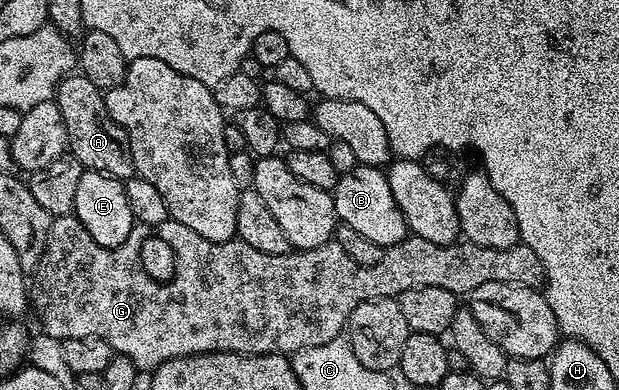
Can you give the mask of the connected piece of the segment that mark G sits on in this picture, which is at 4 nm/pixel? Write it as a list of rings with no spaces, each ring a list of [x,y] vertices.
[[[75,213],[55,216],[50,225],[50,233],[46,237],[44,252],[34,272],[36,280],[33,283],[31,280],[30,283],[30,307],[31,310],[36,310],[36,315],[40,318],[41,325],[44,326],[41,327],[43,334],[59,340],[69,339],[70,337],[102,337],[102,341],[106,341],[106,345],[110,345],[115,354],[130,357],[130,361],[134,361],[137,372],[151,373],[156,370],[158,365],[162,365],[168,359],[177,359],[187,355],[201,355],[211,351],[233,351],[239,355],[275,355],[277,353],[301,351],[314,345],[326,345],[326,341],[341,338],[342,332],[348,326],[350,313],[354,313],[354,309],[358,309],[358,305],[362,301],[390,299],[406,293],[406,289],[422,289],[422,285],[435,285],[437,289],[450,289],[450,293],[454,293],[458,297],[467,297],[471,295],[474,289],[478,289],[478,285],[486,285],[490,281],[535,288],[539,288],[544,281],[544,266],[542,261],[538,261],[538,253],[534,253],[534,249],[530,249],[523,241],[514,244],[510,249],[486,249],[482,245],[474,245],[467,241],[457,241],[450,245],[434,245],[434,241],[426,241],[426,237],[409,234],[408,238],[398,241],[393,247],[387,248],[382,261],[378,261],[378,265],[363,267],[358,265],[354,261],[354,257],[350,257],[350,253],[346,253],[346,249],[342,249],[342,245],[335,241],[323,243],[314,249],[306,249],[305,251],[293,249],[286,255],[275,255],[274,253],[262,253],[262,249],[253,249],[237,238],[215,243],[198,233],[194,233],[194,229],[190,229],[190,225],[182,225],[177,219],[170,217],[154,229],[154,234],[162,237],[166,241],[166,245],[170,245],[170,249],[174,249],[176,268],[172,279],[166,283],[159,283],[151,279],[146,273],[146,269],[142,269],[140,264],[142,241],[148,238],[149,234],[149,228],[136,225],[133,226],[130,237],[126,237],[126,241],[122,241],[122,245],[103,247],[98,245],[98,241],[94,241],[94,237],[90,237],[90,233],[86,233],[82,221],[78,221]]]

